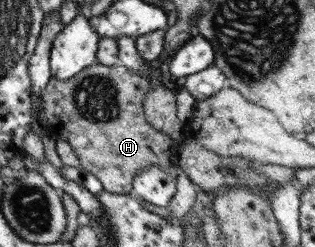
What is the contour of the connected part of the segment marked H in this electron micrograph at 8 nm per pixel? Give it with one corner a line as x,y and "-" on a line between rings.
120,63
111,66
92,64
67,80
50,76
37,95
37,114
43,121
44,133
50,138
67,141
74,150
79,165
98,178
103,190
131,195
131,178
134,174
148,167
165,168
174,162
175,144
165,133
154,129
143,114
143,101
153,84
154,81
131,72

